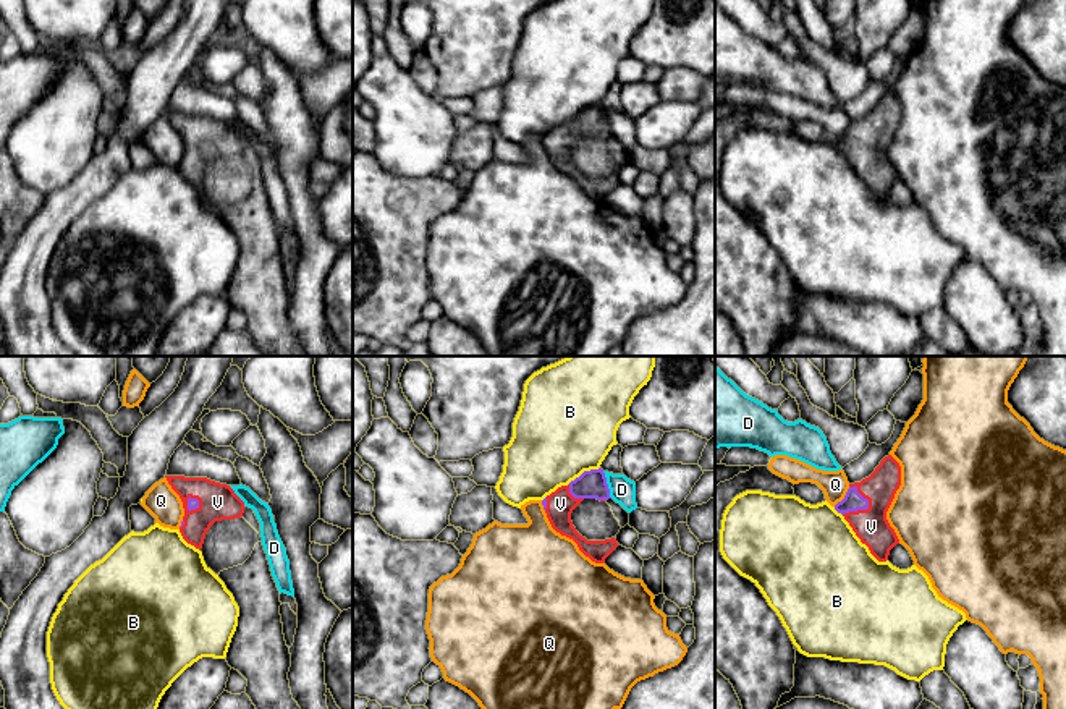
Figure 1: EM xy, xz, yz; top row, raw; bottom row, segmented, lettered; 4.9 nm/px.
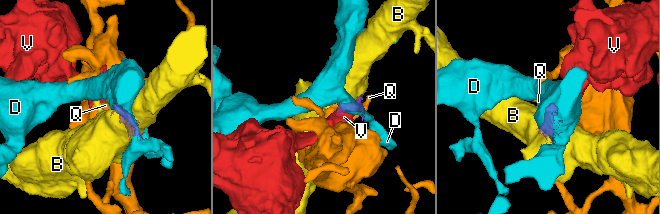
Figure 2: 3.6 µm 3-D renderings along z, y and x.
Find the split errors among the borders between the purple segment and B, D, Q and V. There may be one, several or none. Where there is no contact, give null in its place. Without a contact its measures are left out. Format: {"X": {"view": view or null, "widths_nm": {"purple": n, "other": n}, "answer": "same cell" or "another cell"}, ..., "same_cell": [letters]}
{"B": {"view": "xz", "widths_nm": {"purple": 140, "other": 500}, "answer": "another cell"}, "D": {"view": "xz", "widths_nm": {"purple": 140, "other": 130}, "answer": "another cell"}, "Q": {"view": "yz", "widths_nm": {"purple": 100, "other": 130}, "answer": "another cell"}, "V": {"view": "yz", "widths_nm": {"purple": 100, "other": 170}, "answer": "same cell"}, "same_cell": ["V"]}

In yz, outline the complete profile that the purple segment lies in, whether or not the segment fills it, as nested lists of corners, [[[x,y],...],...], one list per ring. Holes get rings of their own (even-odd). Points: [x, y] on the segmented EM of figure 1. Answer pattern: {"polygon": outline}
{"polygon": [[[885,456],[875,471],[849,489],[835,510],[844,516],[856,536],[865,544],[878,562],[886,562],[890,550],[899,544],[886,512],[901,486],[901,466]]]}

